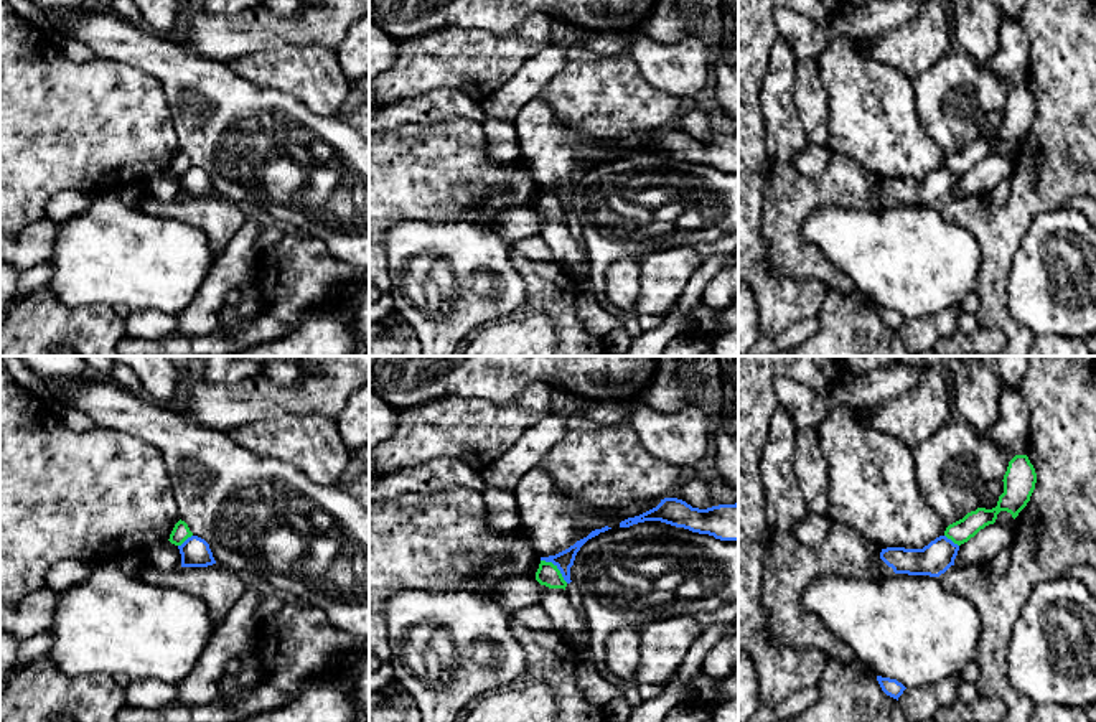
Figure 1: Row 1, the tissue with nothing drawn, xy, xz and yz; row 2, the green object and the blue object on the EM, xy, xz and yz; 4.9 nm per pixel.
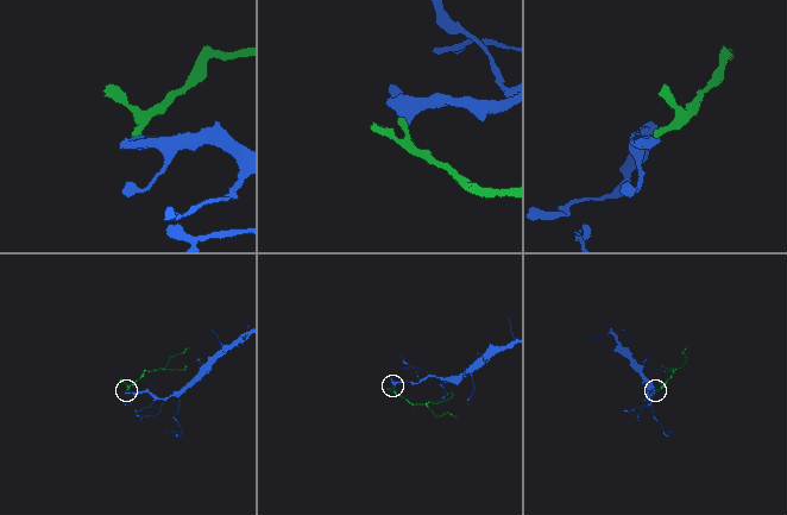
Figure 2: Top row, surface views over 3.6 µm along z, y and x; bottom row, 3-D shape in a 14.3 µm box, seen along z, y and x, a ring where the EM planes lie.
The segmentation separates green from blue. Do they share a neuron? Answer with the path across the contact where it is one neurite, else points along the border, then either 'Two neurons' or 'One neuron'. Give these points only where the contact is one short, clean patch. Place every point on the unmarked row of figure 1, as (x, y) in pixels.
Boundary: xz (541, 190), (549, 192), (567, 213). Two neurons

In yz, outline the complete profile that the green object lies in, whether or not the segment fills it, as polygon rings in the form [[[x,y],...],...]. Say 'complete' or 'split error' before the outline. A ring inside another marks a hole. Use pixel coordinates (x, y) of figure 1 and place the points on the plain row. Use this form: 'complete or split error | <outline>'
complete | [[[1015,86],[1004,105],[1004,124],[999,127],[997,137],[992,140],[977,138],[963,150],[949,155],[944,166],[961,176],[974,168],[981,160],[994,155],[1000,142],[1007,142],[1015,150],[1027,137],[1035,120],[1037,104],[1027,86]]]

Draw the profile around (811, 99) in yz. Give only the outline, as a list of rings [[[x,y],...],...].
[[[816,59],[796,66],[793,97],[808,140],[816,145],[827,145],[829,97]]]

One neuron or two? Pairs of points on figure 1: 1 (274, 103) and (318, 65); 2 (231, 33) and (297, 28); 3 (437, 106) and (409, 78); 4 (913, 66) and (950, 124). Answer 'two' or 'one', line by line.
1: two
2: one
3: two
4: two

